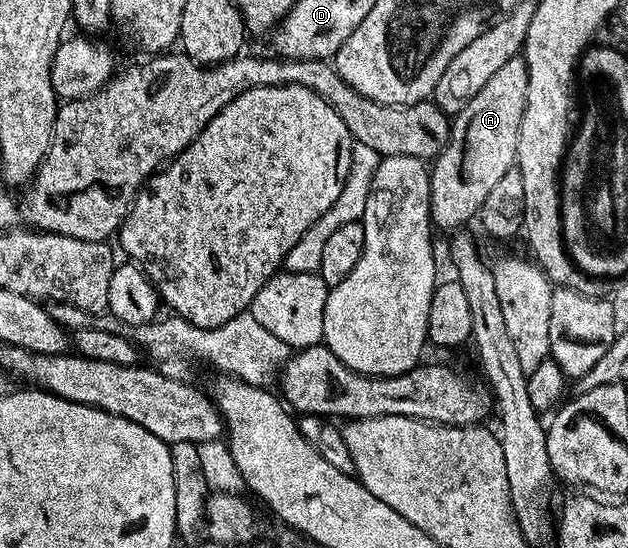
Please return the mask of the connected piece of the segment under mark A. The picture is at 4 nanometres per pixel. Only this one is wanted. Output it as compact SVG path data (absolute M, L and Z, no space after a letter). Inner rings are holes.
M524 56L512 57L452 118L451 132L441 154L431 165L429 211L438 230L456 230L485 204L487 195L517 160L517 140L529 90Z

